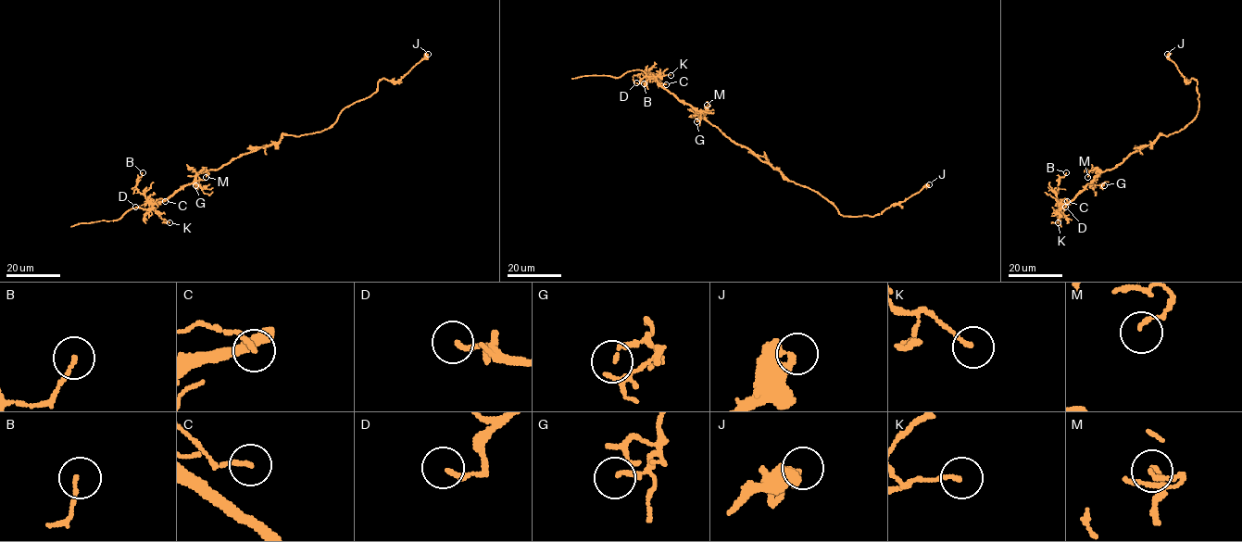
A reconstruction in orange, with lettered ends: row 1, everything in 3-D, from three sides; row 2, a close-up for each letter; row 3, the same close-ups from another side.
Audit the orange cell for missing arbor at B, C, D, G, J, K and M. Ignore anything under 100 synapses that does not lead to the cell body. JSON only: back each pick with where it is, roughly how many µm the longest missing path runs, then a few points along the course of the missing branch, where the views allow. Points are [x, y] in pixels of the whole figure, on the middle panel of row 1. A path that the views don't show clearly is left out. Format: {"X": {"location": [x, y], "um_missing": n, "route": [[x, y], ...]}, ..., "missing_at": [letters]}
{"missing_at": []}

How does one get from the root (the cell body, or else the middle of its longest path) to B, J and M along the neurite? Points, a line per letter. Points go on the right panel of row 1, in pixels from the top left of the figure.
B: (1140, 149), (1111, 169), (1101, 171), (1072, 201), (1060, 203), (1056, 195), (1058, 179), (1066, 172)
J: (1140, 149), (1160, 134), (1168, 136), (1184, 129), (1198, 111), (1197, 81), (1186, 81), (1167, 54)
M: (1140, 149), (1111, 169), (1102, 171), (1094, 169), (1087, 177)

